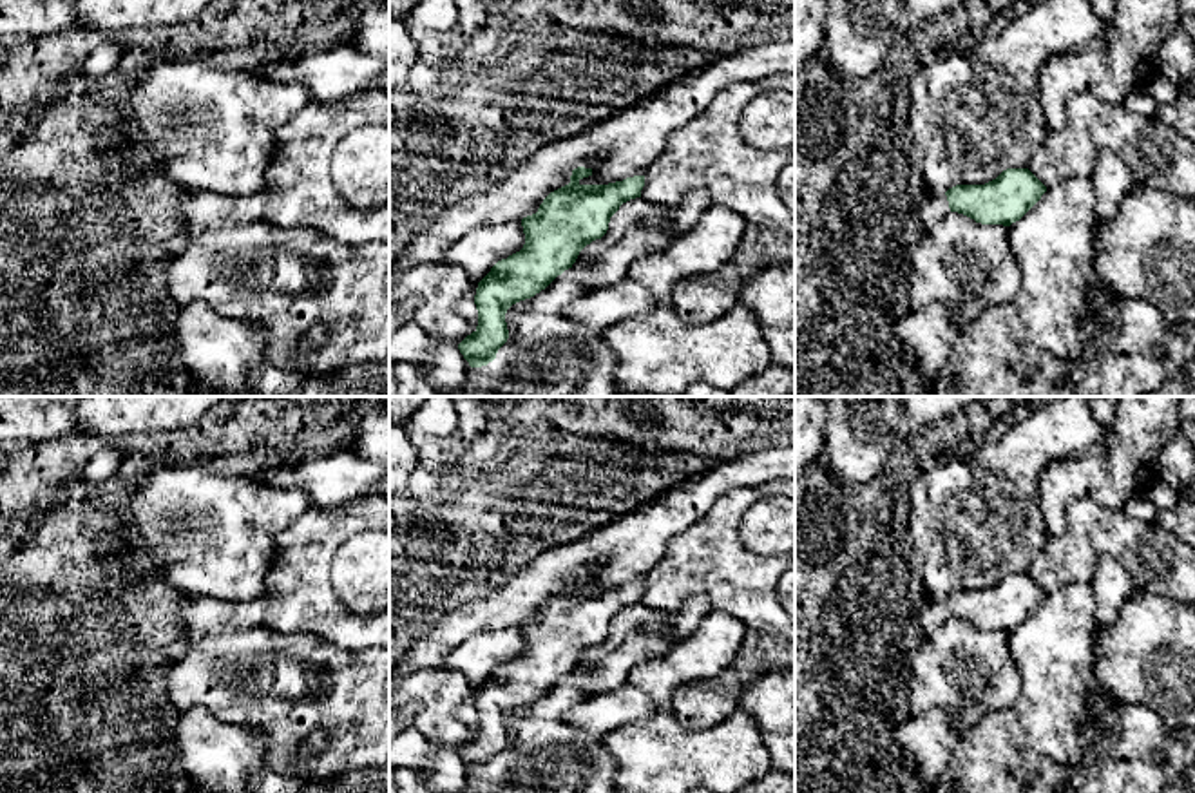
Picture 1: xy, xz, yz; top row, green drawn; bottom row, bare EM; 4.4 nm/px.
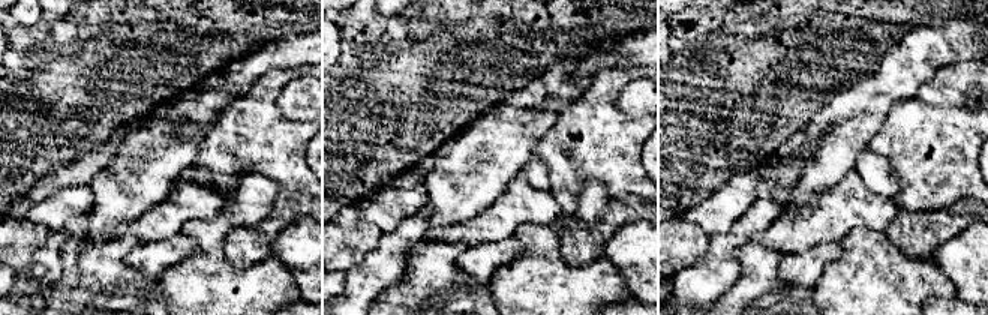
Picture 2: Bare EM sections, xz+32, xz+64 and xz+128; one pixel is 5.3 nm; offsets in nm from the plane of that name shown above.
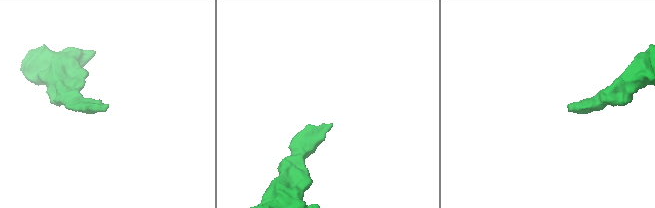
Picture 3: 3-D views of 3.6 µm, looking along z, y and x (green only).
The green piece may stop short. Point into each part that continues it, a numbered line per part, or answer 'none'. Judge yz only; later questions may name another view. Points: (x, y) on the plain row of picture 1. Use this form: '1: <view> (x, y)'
1: yz (935, 612)

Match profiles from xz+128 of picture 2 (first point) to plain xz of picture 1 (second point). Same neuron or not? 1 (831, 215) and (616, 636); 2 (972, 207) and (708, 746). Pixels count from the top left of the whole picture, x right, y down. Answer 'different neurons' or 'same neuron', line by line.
1: different neurons
2: different neurons

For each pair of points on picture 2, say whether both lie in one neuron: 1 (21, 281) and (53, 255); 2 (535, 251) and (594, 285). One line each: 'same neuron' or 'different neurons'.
1: same neuron
2: same neuron

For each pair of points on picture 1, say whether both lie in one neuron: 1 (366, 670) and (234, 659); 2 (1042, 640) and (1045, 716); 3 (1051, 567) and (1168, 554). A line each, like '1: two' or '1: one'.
1: one
2: one
3: one

